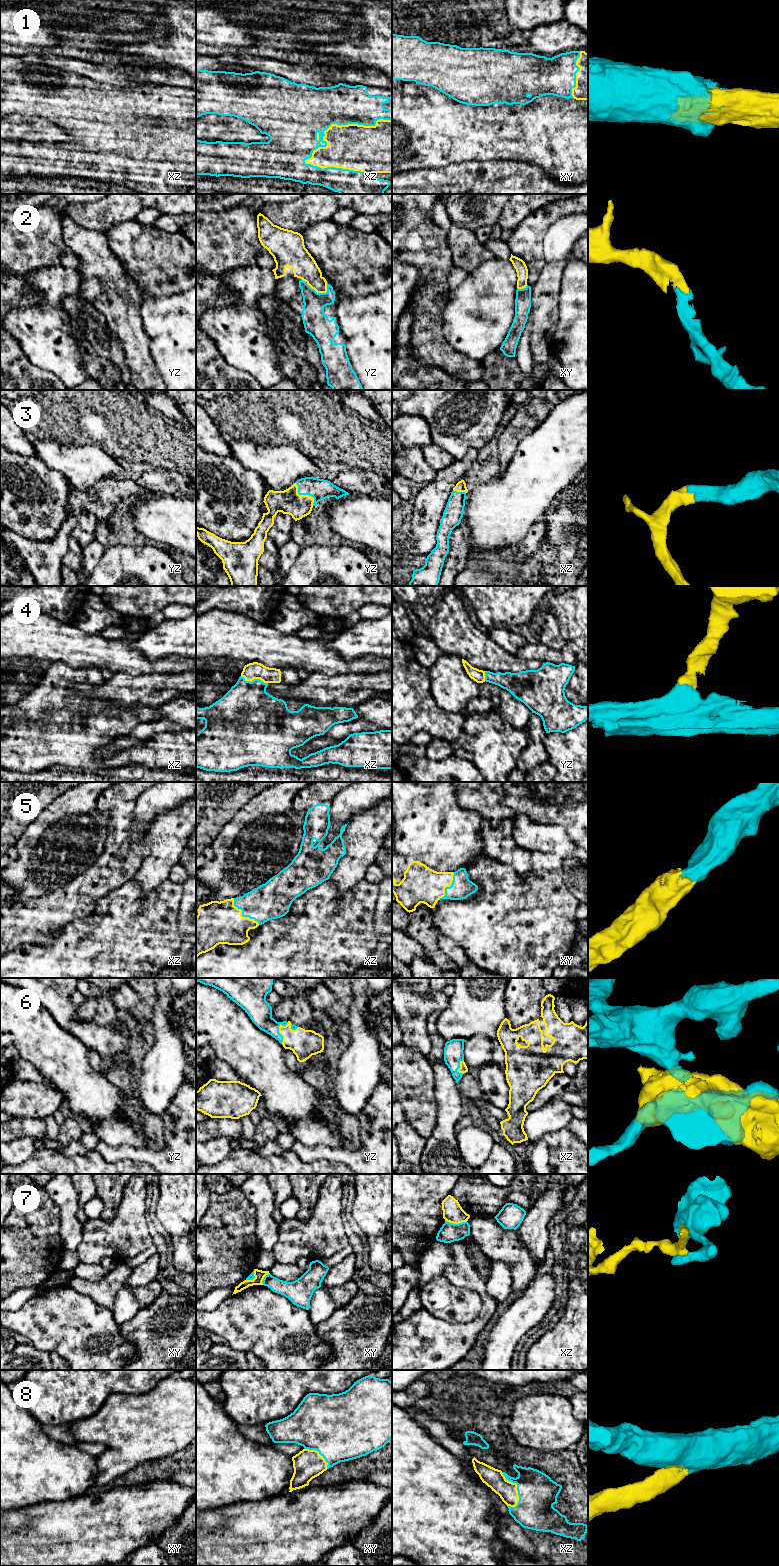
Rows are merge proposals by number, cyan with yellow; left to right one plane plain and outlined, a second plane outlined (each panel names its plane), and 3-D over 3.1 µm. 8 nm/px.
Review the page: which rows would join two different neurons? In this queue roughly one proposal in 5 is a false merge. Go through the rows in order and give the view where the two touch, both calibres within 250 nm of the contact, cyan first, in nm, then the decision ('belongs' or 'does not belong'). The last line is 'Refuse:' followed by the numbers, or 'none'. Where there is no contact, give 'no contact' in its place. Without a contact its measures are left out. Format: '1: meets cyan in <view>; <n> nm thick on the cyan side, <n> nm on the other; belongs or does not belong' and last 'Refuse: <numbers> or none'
1: meets cyan in xz; 360 nm thick on the cyan side, 360 nm on the other; belongs
2: meets cyan in yz; 190 nm thick on the cyan side, 190 nm on the other; belongs
3: meets cyan in yz; 170 nm thick on the cyan side, 190 nm on the other; belongs
4: meets cyan in xz; 420 nm thick on the cyan side, 140 nm on the other; belongs
5: meets cyan in xz; 300 nm thick on the cyan side, 340 nm on the other; belongs
6: meets cyan in yz; 190 nm thick on the cyan side, 220 nm on the other; belongs
7: meets cyan in xz; 160 nm thick on the cyan side, 160 nm on the other; does not belong
8: meets cyan in xz; 300 nm thick on the cyan side, 160 nm on the other; belongs
Refuse: 7

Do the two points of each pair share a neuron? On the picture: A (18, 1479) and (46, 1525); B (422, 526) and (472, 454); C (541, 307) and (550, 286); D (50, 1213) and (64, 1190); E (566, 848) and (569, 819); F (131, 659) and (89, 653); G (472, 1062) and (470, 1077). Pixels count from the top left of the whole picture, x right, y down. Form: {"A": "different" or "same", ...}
{"A": "different", "B": "same", "C": "same", "D": "different", "E": "different", "F": "same", "G": "different"}

